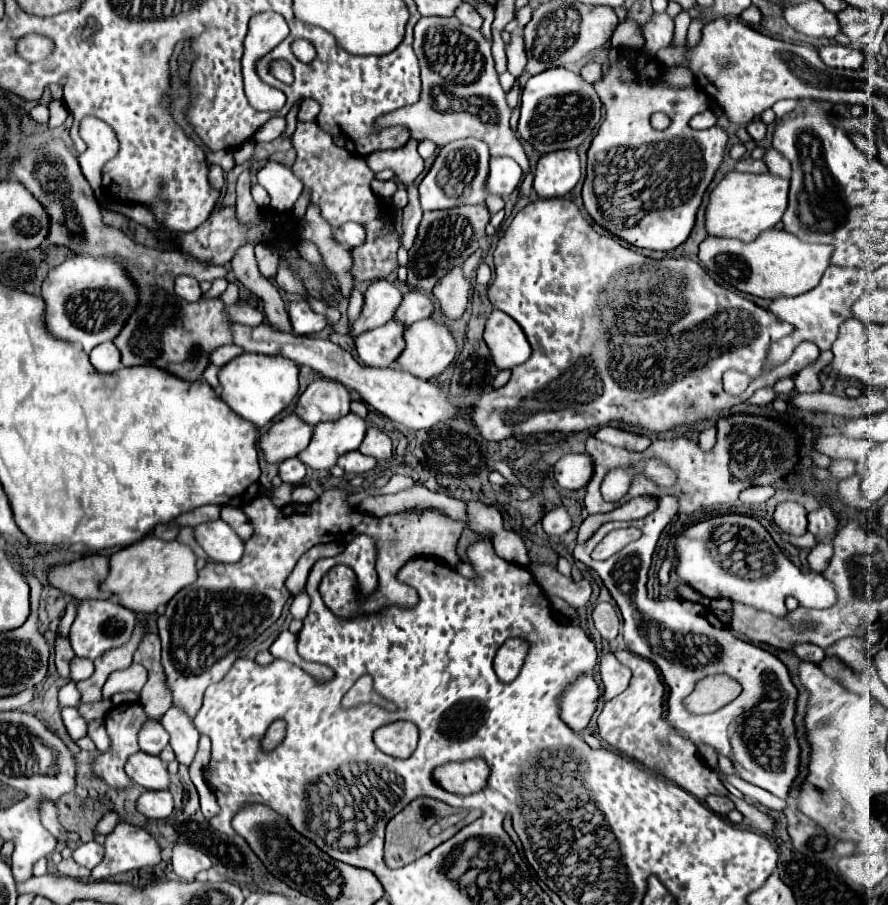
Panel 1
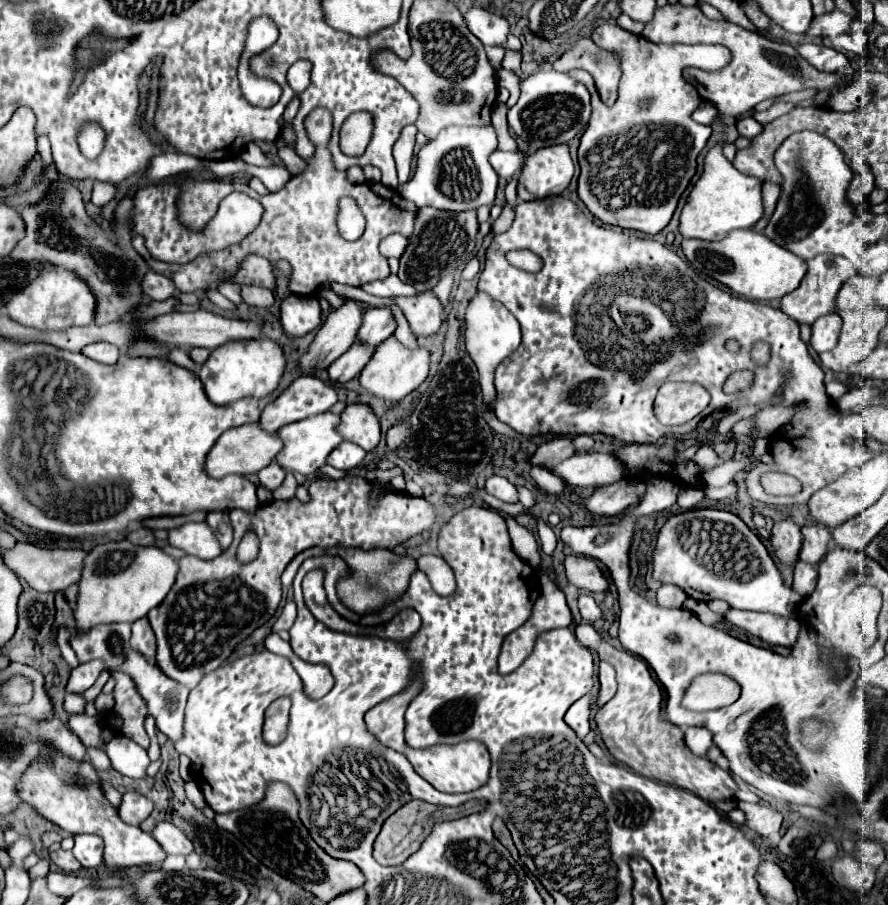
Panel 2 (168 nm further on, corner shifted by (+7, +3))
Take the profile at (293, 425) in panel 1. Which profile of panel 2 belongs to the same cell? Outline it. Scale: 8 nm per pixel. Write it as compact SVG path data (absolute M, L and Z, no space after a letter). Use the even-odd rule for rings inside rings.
M256 423L234 427L234 429L224 431L220 435L220 439L214 443L214 447L210 449L210 453L206 457L204 471L212 479L222 479L224 475L252 475L252 473L258 473L260 469L264 469L266 465L270 465L274 461L276 453L280 451L280 447L282 447L280 439L274 433L262 431Z

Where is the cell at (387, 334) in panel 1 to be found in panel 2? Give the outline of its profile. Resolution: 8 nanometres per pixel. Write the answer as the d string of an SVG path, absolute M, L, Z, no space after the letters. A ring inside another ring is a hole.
M354 343L344 355L340 355L330 367L328 367L328 379L332 383L346 383L354 379L362 367L368 363L368 357L372 357L374 347L364 347L362 343Z

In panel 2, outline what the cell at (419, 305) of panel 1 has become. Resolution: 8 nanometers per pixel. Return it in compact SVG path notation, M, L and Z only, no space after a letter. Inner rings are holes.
M376 307L366 311L358 331L356 331L356 341L364 345L380 345L384 339L388 339L396 329L396 321L390 313L388 307Z

